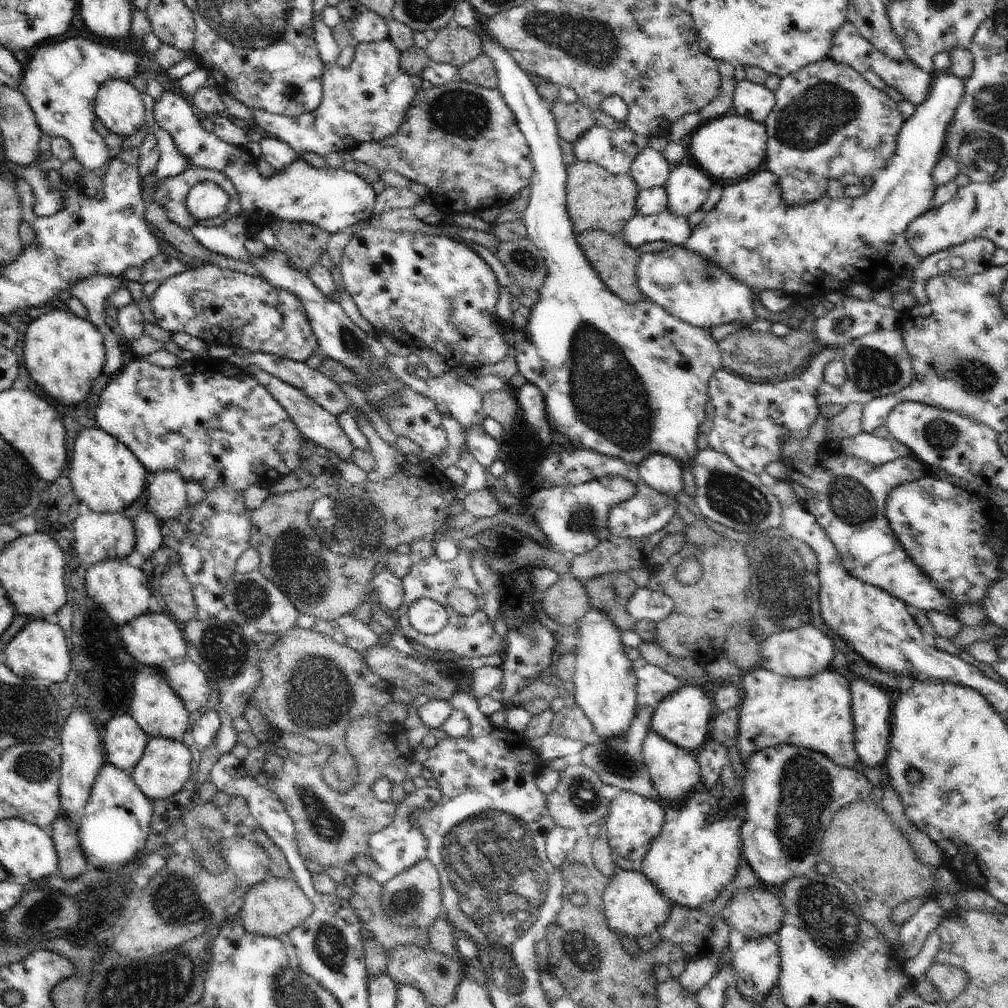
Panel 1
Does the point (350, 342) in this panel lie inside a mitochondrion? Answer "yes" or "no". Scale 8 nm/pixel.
yes

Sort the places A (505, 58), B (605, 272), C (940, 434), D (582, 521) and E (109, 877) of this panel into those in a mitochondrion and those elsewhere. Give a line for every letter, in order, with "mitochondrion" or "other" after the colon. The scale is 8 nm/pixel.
A: other
B: other
C: mitochondrion
D: mitochondrion
E: other

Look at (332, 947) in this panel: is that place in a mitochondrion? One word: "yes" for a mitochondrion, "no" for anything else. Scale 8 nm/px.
yes

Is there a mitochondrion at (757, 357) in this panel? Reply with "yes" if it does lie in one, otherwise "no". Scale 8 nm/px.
no

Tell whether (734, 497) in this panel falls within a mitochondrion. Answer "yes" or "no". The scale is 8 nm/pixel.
yes

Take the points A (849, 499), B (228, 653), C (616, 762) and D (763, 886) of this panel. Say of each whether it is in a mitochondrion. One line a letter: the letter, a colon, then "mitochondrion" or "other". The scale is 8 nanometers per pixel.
A: mitochondrion
B: mitochondrion
C: mitochondrion
D: other

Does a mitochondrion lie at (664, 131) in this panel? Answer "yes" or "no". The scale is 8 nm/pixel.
no

